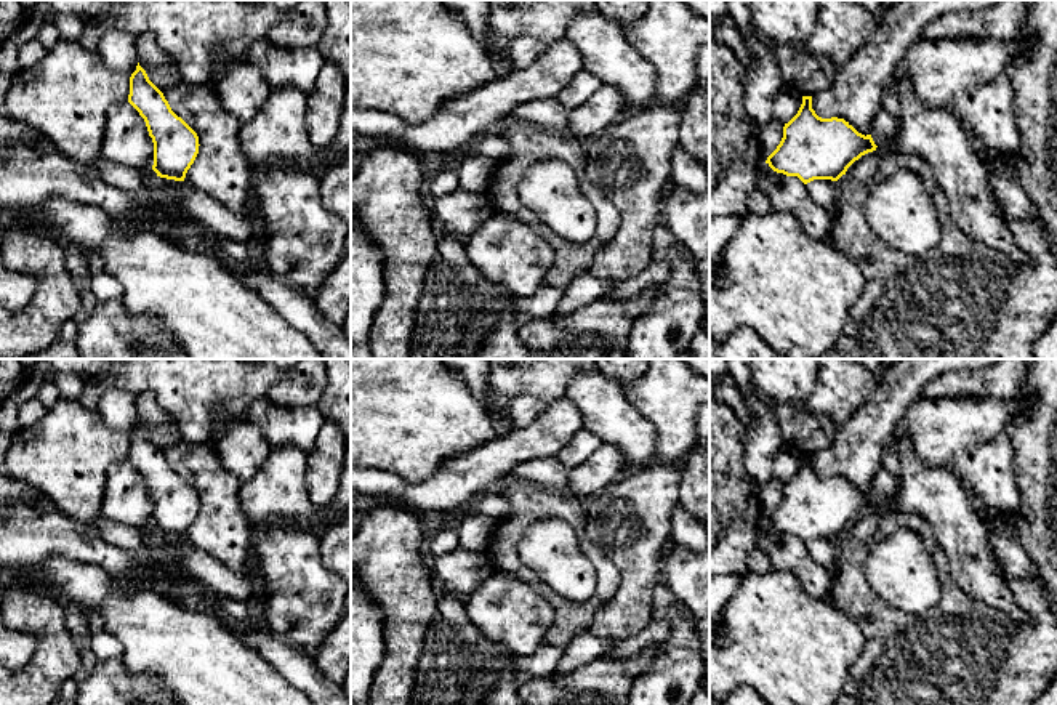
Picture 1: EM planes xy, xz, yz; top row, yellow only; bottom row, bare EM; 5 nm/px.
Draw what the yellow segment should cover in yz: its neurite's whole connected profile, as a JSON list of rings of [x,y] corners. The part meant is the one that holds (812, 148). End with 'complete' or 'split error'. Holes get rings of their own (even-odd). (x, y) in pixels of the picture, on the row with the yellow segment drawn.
[[[802,96],[798,114],[783,127],[783,138],[766,163],[777,173],[798,176],[804,184],[814,179],[838,181],[862,155],[876,151],[871,135],[858,133],[844,119],[822,119],[812,109],[812,96]]]; complete

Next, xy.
[[[139,62],[130,77],[128,103],[144,119],[152,138],[152,170],[160,178],[184,181],[199,154],[199,136],[171,111],[163,93],[149,80]]]; complete

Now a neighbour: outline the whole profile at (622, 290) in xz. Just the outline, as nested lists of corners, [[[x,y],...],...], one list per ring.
[[[652,261],[647,269],[626,280],[615,280],[613,287],[602,298],[628,301],[634,295],[661,284],[669,272],[665,263]]]

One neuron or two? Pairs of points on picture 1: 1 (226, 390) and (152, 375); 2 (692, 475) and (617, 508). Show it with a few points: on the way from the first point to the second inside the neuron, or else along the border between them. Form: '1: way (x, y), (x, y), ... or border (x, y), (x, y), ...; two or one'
1: way (208, 375), (170, 375); one
2: border (683, 465), (678, 503); two

